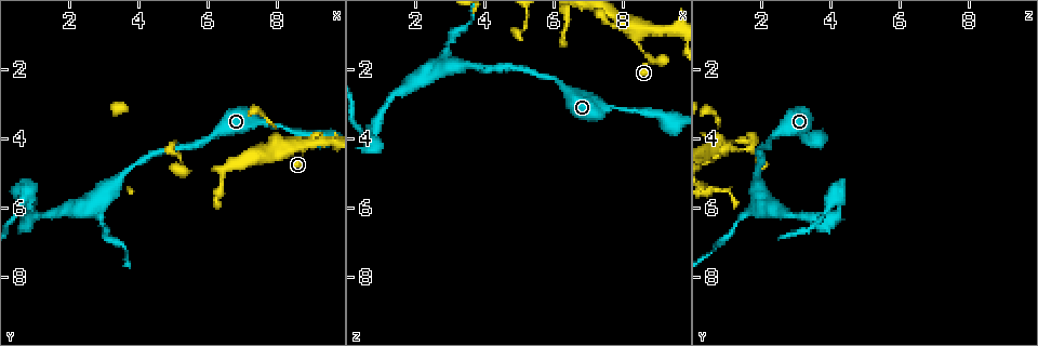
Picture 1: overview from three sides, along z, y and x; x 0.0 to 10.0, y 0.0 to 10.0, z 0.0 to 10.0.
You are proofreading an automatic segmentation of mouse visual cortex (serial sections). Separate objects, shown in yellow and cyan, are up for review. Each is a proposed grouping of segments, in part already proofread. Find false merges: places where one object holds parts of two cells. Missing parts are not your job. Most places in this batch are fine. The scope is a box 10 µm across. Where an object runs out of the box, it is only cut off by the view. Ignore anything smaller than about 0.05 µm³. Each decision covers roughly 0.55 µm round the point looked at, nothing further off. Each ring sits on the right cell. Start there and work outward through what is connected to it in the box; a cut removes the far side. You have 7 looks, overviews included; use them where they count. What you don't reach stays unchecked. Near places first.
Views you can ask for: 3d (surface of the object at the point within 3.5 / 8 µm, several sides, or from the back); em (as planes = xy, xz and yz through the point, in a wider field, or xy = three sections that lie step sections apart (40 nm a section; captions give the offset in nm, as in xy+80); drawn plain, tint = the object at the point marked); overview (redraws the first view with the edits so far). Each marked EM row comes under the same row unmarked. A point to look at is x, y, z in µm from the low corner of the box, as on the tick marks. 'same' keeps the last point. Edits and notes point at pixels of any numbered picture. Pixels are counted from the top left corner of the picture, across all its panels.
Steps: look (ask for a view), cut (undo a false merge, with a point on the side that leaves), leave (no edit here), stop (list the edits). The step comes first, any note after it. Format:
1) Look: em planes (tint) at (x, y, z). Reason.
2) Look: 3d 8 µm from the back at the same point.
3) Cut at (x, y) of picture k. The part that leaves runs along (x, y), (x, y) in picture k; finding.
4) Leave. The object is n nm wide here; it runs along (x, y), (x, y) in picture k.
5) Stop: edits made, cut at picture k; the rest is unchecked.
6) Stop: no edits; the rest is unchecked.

Look: 3d 3.5 µm at (8.45, 4.25, 0.95). Four-way junction.

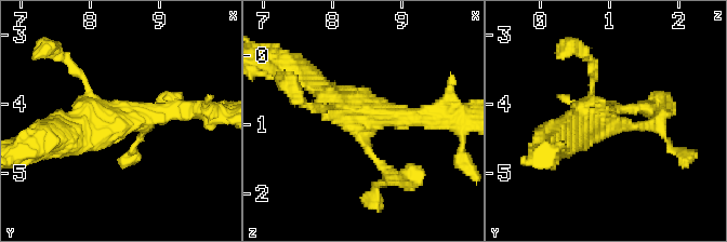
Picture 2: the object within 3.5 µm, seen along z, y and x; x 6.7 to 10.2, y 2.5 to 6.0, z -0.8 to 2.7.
Look: em xy step 1 (tint) at (8.40, 4.30, 0.95). 4 arms meet here; the arms are 100, 150, 300, 300 nm wide.

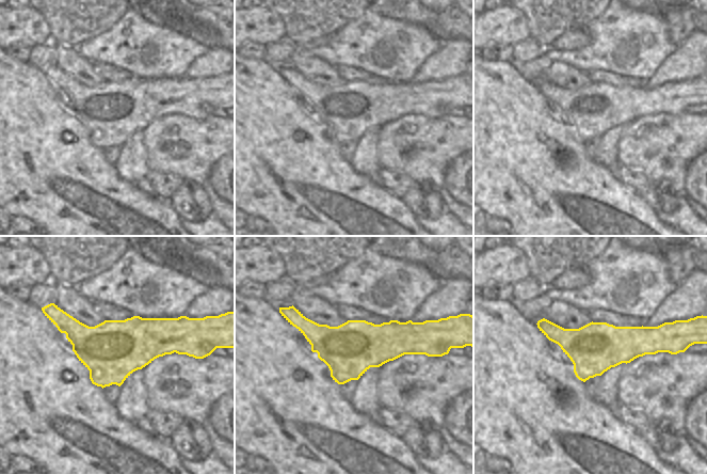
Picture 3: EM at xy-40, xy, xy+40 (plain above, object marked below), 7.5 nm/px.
Leave. It runs along (384, 178), (358, 111), (308, 78) in picture 2; continuous, no second cell.

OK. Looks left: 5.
Look: 3d 3.5 µm at (3.00, 5.65, 1.90). Three arms meet.

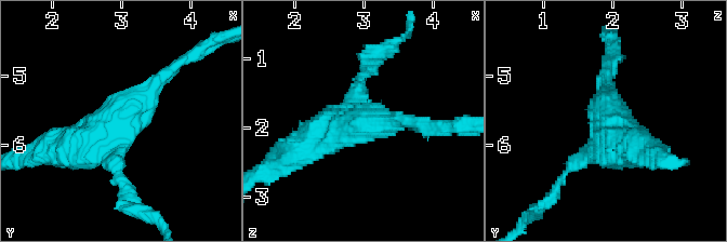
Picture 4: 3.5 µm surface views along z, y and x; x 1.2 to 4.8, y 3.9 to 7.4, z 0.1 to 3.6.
Look: em xy step 2 (tint) at (3.00, 5.55, 1.95). 3 arms meet here; the arms are 150, 250, 500 nm wide.

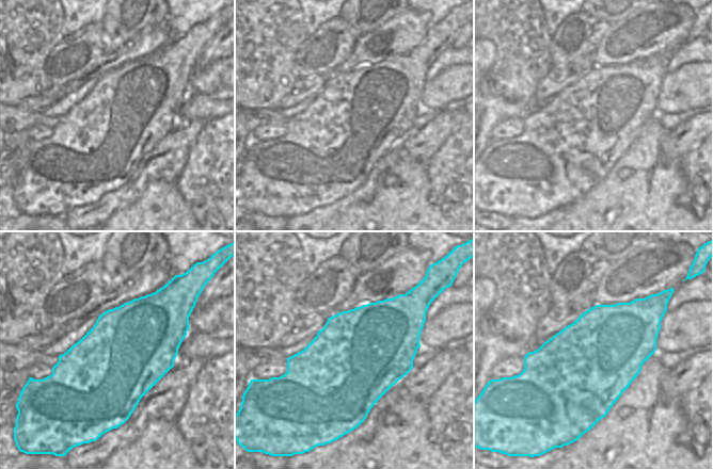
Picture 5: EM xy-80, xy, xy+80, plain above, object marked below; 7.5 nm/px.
Leave. It runs along (163, 77), (94, 139), (48, 150) in picture 4; one cell here.

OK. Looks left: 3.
Look: 3d 3.5 µm from the back at (0.70, 5.90, 4.15). Thin neck.

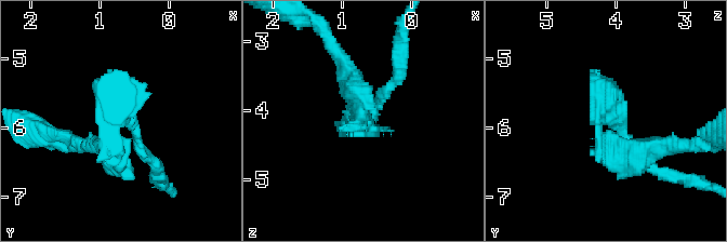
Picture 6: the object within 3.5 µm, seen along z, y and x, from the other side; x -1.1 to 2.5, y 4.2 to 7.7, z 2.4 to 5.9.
Look: em xy step 3 (tint) at (0.70, 5.85, 4.20). Shape alone is not enough.

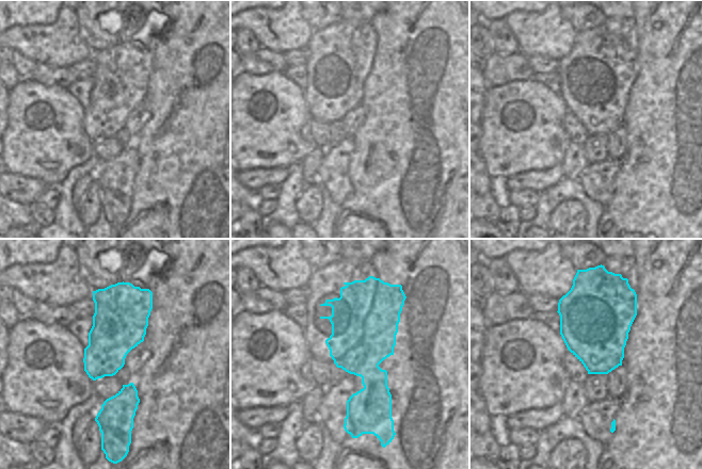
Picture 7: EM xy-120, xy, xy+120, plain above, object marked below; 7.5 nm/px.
Look: em xy step 2 (tint) at the same point. Another direction.

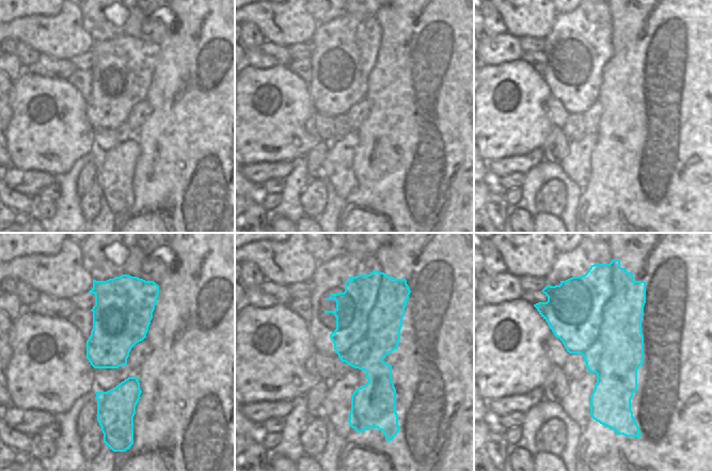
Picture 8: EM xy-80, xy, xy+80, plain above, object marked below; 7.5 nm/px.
Leave. It runs along (636, 152), (597, 136), (597, 86) in picture 6; continuous, no second cell.

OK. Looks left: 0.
Stop: no edits; the rest is unchecked.

